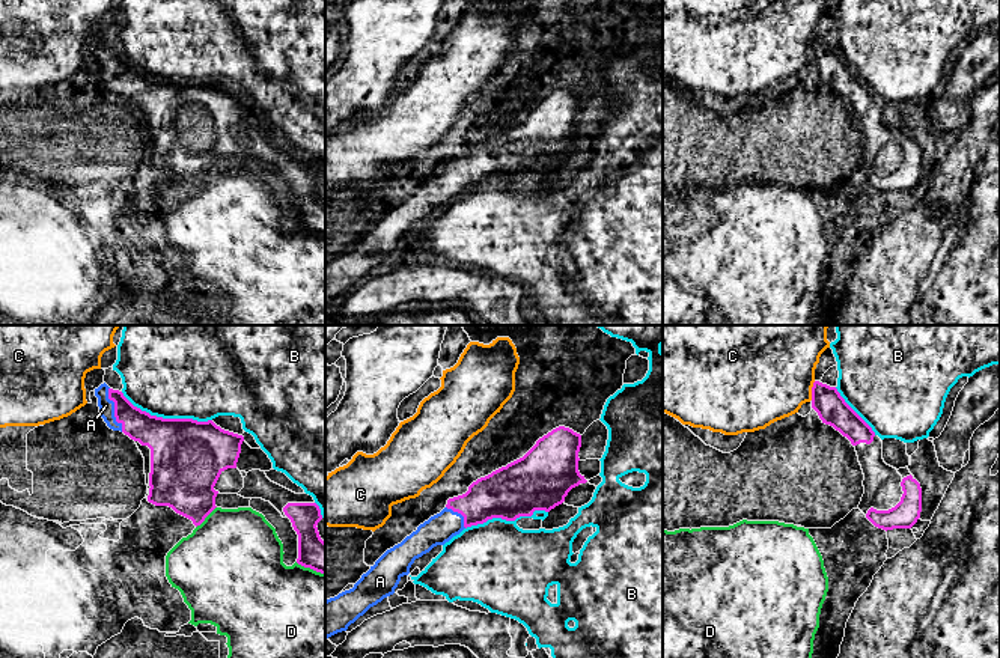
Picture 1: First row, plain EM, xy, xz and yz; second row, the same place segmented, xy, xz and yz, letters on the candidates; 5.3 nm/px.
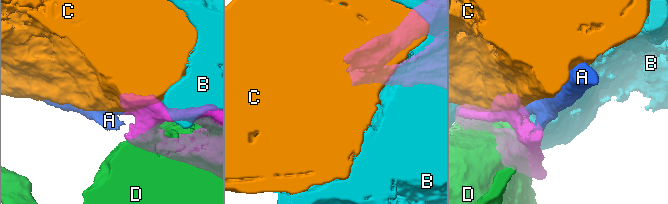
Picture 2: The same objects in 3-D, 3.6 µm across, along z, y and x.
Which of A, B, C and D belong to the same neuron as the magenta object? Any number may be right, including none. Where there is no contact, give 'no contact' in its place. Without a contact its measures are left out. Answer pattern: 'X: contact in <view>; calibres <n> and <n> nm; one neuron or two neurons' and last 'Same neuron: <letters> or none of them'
A: contact in xy; calibres 170 and 80 nm; one neuron
B: contact in xy; calibres 400 and 440 nm; two neurons
C: contact in yz; calibres 160 and 440 nm; two neurons
D: contact in xy; calibres 360 and 480 nm; two neurons
Same neuron: A

